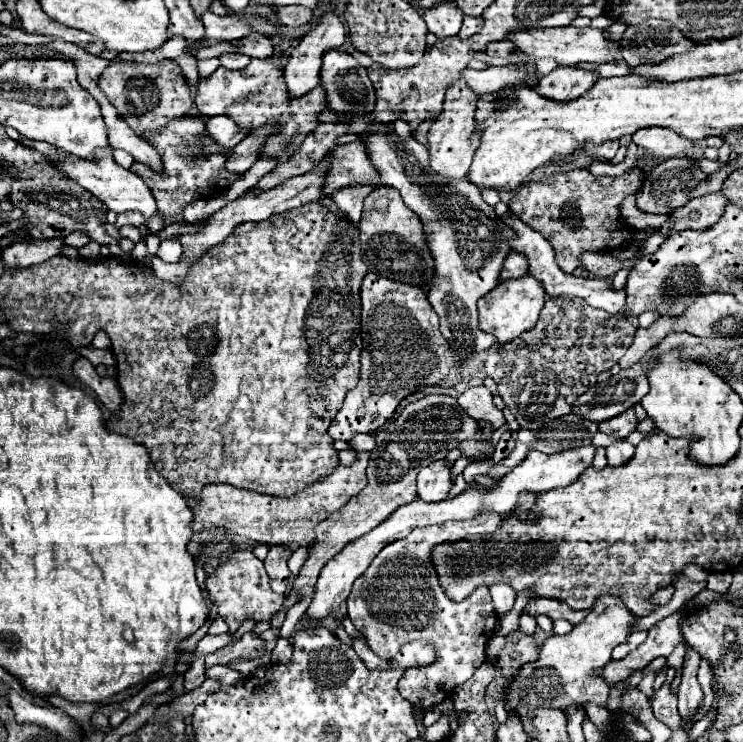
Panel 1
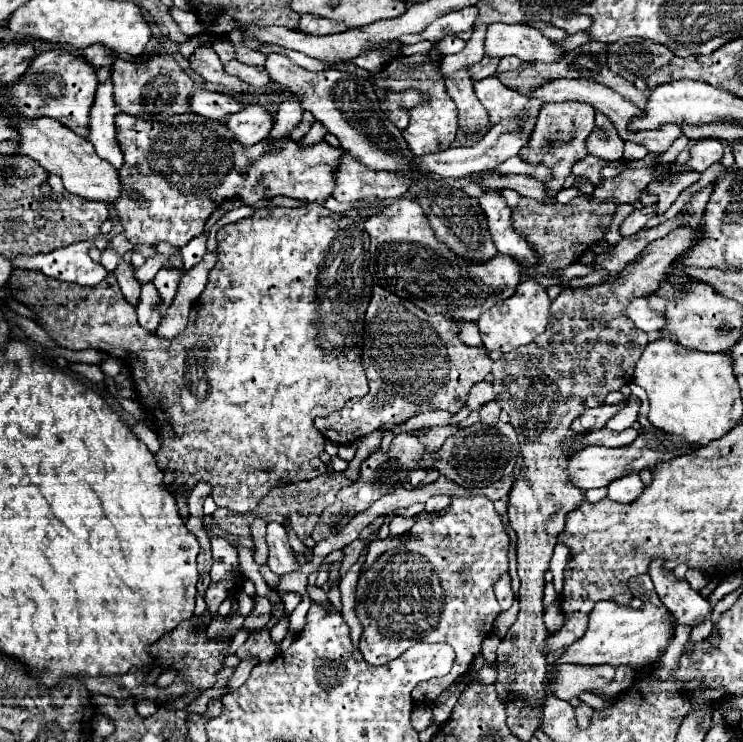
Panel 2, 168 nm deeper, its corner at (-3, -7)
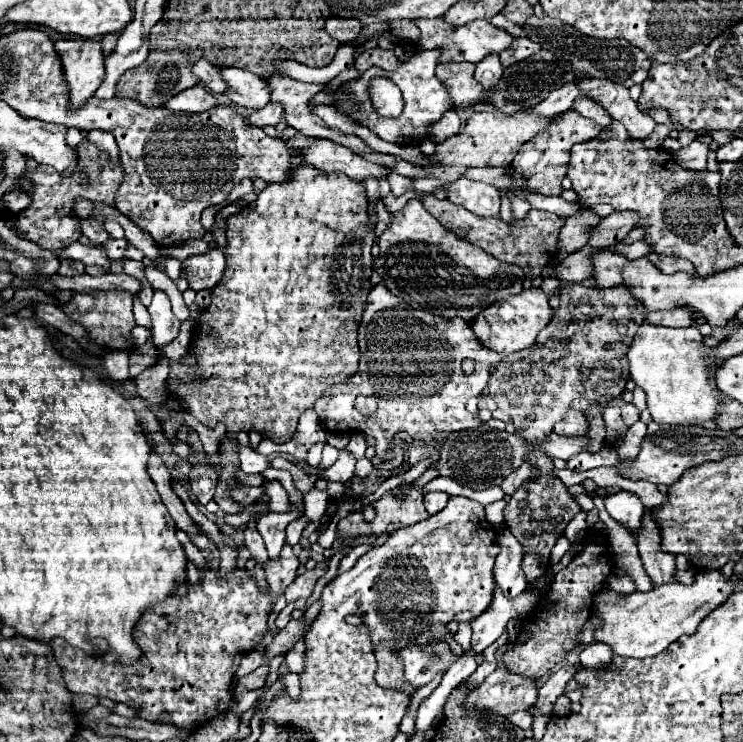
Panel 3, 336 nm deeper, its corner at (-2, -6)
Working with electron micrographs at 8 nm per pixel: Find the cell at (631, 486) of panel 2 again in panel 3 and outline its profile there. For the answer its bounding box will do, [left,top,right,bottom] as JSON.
[605,489,645,531]

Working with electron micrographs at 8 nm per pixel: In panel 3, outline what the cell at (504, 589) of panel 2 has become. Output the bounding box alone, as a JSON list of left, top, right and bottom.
[495,529,527,599]

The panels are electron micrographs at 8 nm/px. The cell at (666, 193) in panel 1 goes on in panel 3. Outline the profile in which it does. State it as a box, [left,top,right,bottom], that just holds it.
[589,211,639,247]

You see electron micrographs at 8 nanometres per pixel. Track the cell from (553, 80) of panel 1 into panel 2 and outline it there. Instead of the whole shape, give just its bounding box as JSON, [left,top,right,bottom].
[518,102,596,198]

